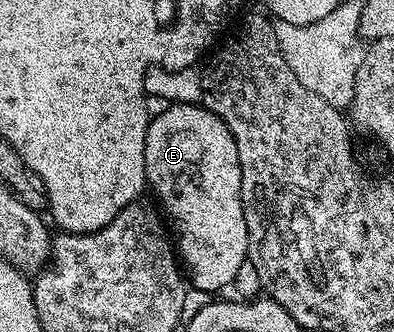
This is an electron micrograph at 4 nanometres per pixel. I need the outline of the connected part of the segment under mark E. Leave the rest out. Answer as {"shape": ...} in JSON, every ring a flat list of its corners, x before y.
{"shape":[[173,103,166,112,151,117,144,140,144,168,149,189,154,189,155,196,162,201,161,209,172,230,174,225,178,233,176,254,188,275,189,285,198,290,222,290,232,285,248,262,248,228,244,224,236,140,232,140,232,132,224,120,201,104]]}

